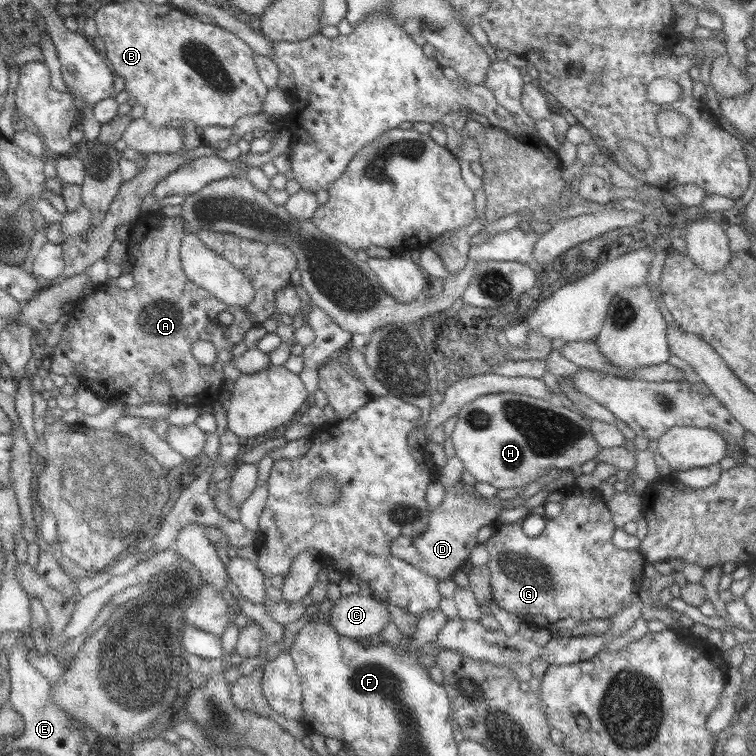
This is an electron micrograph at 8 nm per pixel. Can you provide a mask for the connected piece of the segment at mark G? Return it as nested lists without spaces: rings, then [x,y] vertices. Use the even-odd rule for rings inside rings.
[[[575,483],[561,486],[555,492],[549,492],[543,502],[530,509],[528,514],[538,514],[544,519],[544,528],[537,536],[525,535],[521,530],[521,521],[517,521],[502,524],[481,544],[489,552],[486,565],[489,568],[491,599],[495,606],[514,614],[533,628],[545,627],[564,618],[573,618],[577,622],[594,618],[602,621],[611,617],[618,611],[619,604],[629,601],[629,596],[643,587],[645,560],[637,550],[619,550],[611,544],[616,528],[597,488],[584,489]],[[548,501],[558,501],[561,505],[559,514],[553,518],[544,513]]]

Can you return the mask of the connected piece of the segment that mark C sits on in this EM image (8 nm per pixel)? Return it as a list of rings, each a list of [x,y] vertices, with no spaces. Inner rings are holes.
[[[365,593],[340,596],[332,606],[327,622],[353,641],[379,634],[390,620],[386,604]]]

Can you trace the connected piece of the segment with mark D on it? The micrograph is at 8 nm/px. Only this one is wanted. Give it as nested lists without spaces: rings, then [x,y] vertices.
[[[460,482],[455,483],[445,488],[439,505],[429,511],[425,531],[415,537],[396,536],[389,542],[389,552],[438,581],[451,579],[453,572],[460,569],[471,548],[477,544],[477,530],[496,520],[503,508],[509,508],[507,500],[481,498],[478,493],[465,490]]]

